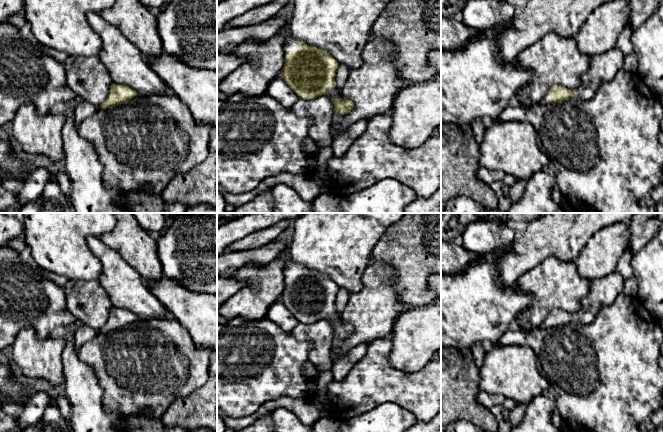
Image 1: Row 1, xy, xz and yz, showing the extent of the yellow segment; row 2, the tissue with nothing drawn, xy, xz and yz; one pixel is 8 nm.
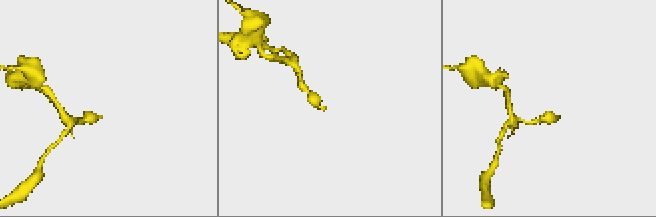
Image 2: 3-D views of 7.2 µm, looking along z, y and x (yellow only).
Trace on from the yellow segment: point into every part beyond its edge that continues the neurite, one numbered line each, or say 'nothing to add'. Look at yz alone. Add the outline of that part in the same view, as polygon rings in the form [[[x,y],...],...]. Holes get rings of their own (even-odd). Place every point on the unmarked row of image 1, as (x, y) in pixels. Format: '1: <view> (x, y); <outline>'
1: yz (603, 291); [[[618,271],[590,282],[588,294],[581,300],[581,308],[573,314],[575,322],[591,323],[603,306],[612,304],[623,292],[625,280]]]
2: yz (546, 323); [[[548,315],[546,317],[546,319],[543,321],[543,323],[540,326],[538,326],[536,328],[536,330],[544,330],[544,329],[548,329],[548,328],[551,328],[550,327],[550,315]]]

